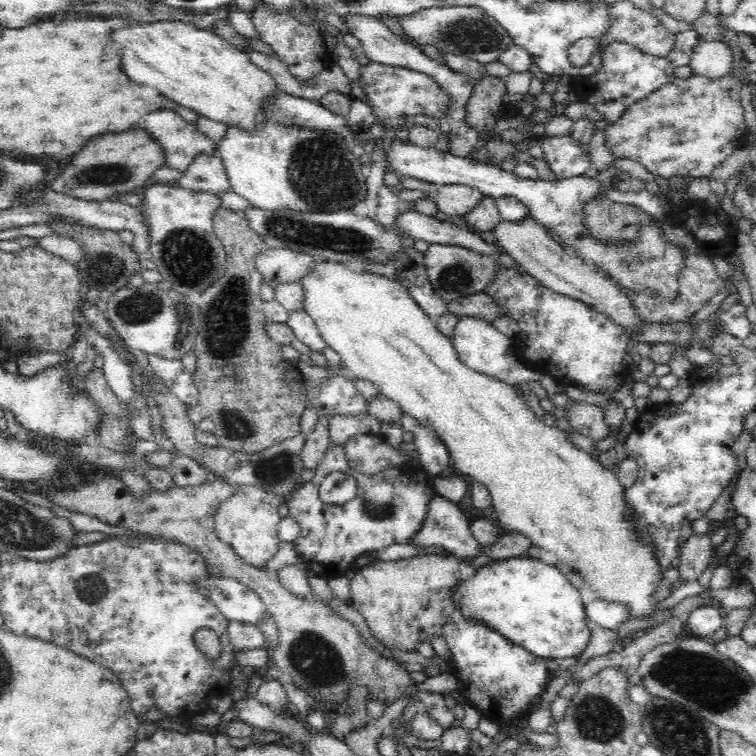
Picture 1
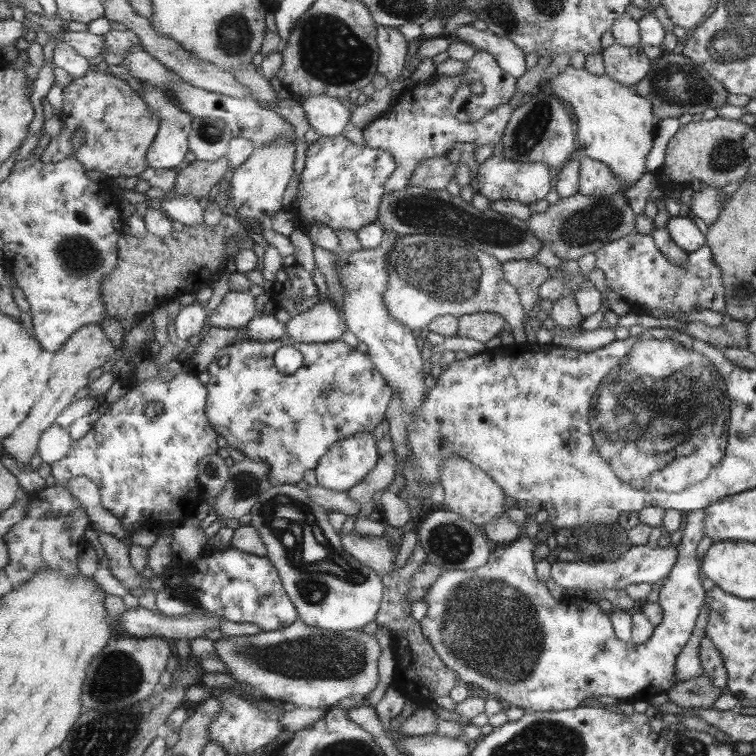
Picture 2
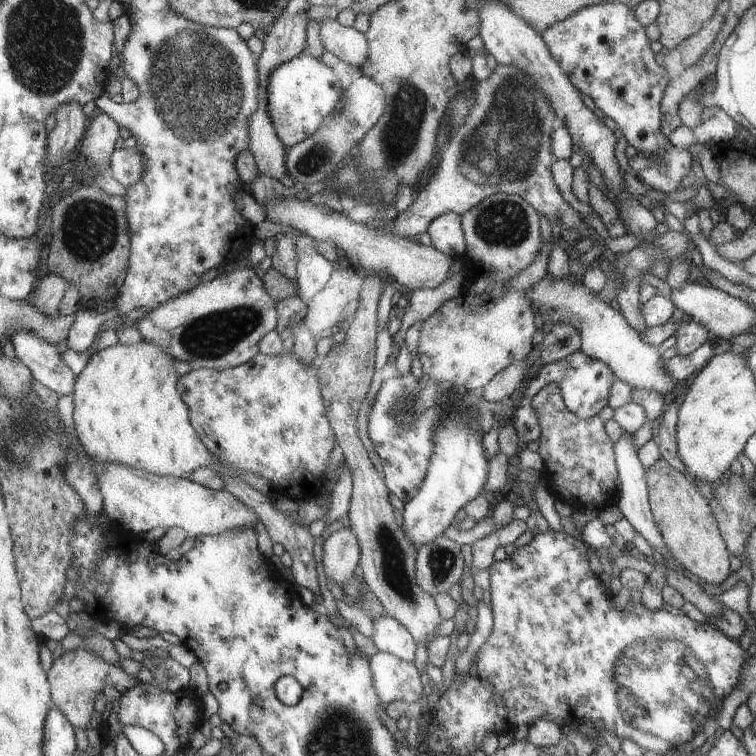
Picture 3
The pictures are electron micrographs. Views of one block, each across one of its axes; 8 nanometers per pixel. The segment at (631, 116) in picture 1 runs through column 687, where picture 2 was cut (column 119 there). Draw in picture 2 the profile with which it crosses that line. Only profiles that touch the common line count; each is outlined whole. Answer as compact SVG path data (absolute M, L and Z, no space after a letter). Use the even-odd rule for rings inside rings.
M89 72L85 78L75 80L71 86L65 88L65 132L59 134L57 138L53 138L53 142L49 144L49 148L43 152L43 162L49 164L59 164L63 160L67 160L69 156L75 156L85 170L99 170L103 172L107 178L113 176L135 176L139 178L141 174L145 174L149 170L149 150L153 148L153 142L157 140L159 132L161 132L161 120L149 110L149 106L145 104L145 98L139 96L125 80L119 80L107 72ZM81 130L85 134L83 144L79 148L73 146L73 136L75 132Z

